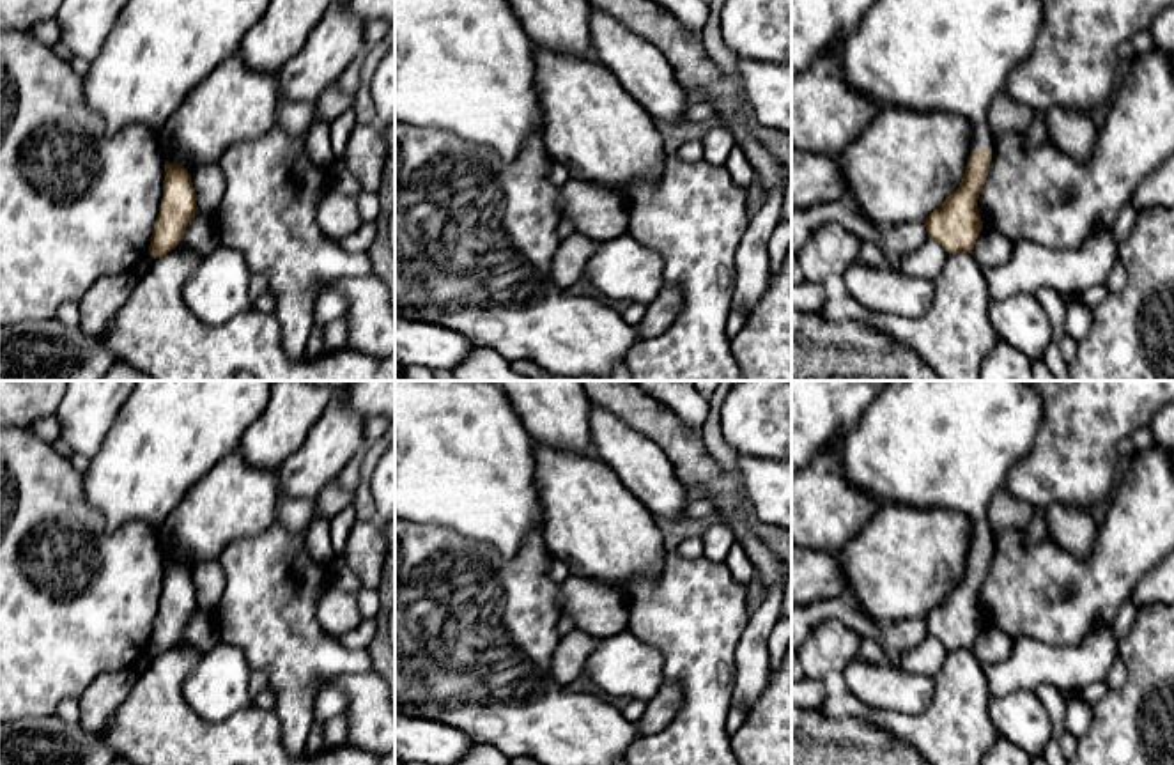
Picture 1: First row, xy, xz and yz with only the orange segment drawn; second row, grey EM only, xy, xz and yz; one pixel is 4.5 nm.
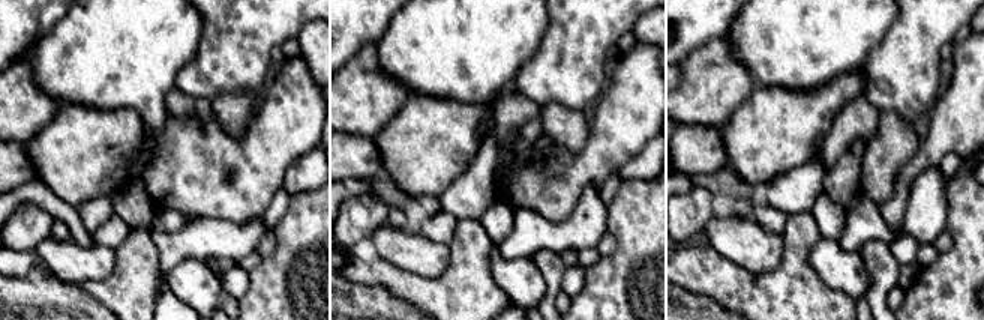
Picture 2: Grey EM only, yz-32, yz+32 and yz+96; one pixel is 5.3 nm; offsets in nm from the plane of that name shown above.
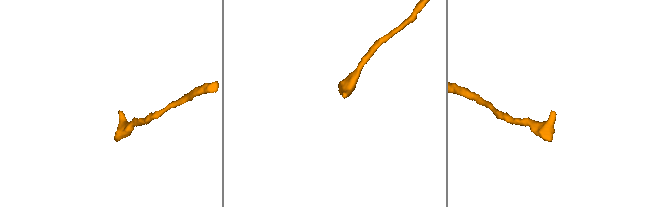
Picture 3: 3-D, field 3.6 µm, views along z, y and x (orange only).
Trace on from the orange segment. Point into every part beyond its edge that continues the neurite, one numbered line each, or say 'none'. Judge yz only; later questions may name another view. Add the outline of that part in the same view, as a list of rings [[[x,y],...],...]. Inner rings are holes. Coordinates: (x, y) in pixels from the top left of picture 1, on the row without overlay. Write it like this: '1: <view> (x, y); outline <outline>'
1: yz (934, 445); outline [[[889,381],[841,439],[845,478],[880,505],[960,512],[972,522],[974,545],[992,547],[992,499],[1006,487],[1009,471],[1032,450],[1041,421],[1043,398],[1027,381]]]

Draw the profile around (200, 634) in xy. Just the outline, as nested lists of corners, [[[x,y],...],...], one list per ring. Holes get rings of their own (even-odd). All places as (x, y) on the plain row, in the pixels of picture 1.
[[[200,607],[175,645],[193,648],[197,653],[205,655],[220,643],[216,620],[211,609]]]

